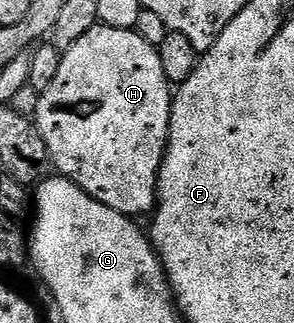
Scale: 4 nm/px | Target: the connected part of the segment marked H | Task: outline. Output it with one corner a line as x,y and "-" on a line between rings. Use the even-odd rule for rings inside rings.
96,24
75,40
60,58
61,63
53,70
53,79
40,91
35,117
37,136
45,143
52,169
54,166
60,177
68,178
87,192
87,196
107,208
115,208
115,212
148,215
155,206
157,171
168,135
171,105
171,83
161,67
157,46
136,29
120,30

